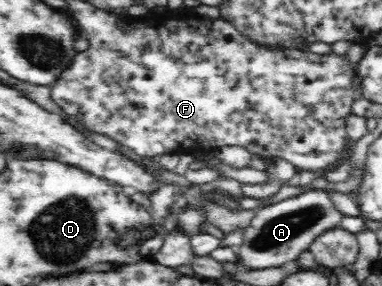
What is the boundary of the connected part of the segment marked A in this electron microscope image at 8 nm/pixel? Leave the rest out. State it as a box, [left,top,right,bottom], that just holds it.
[237,188,343,269]

